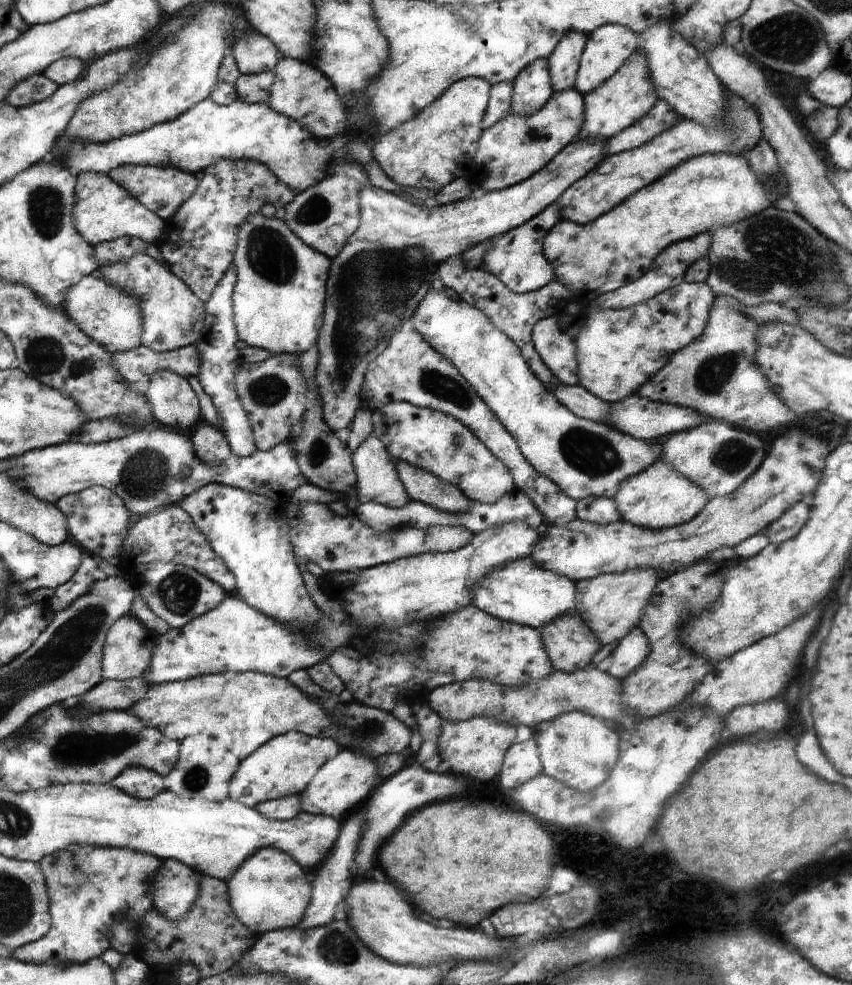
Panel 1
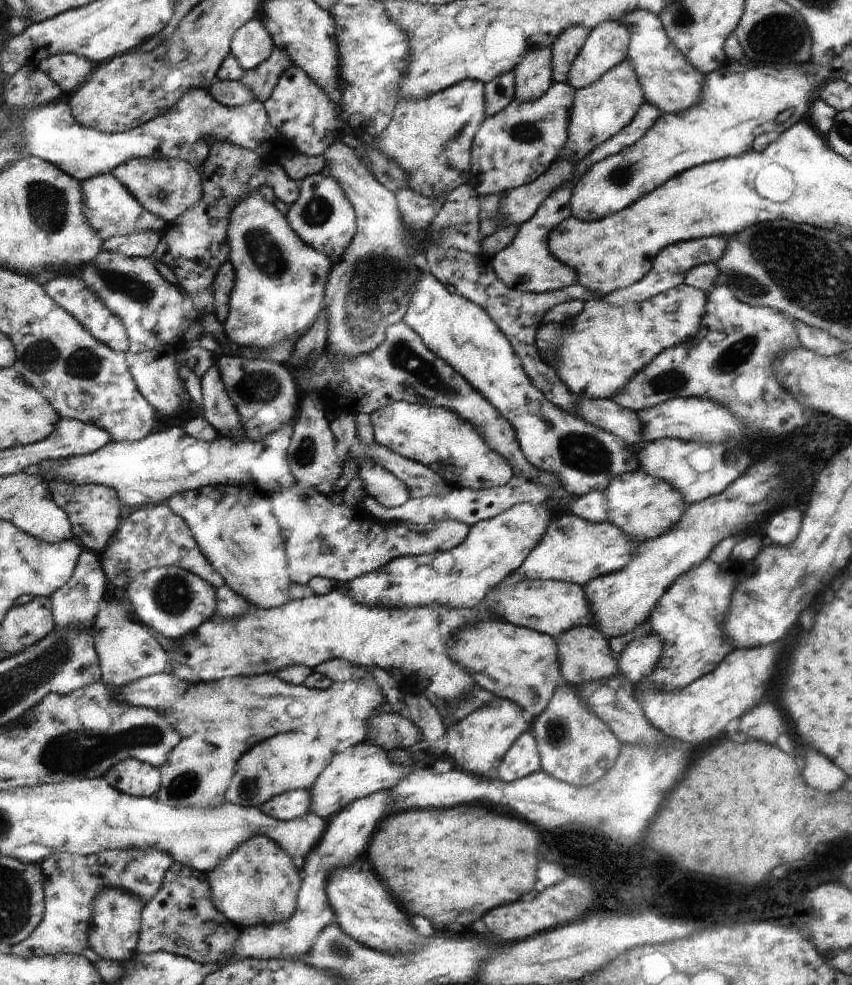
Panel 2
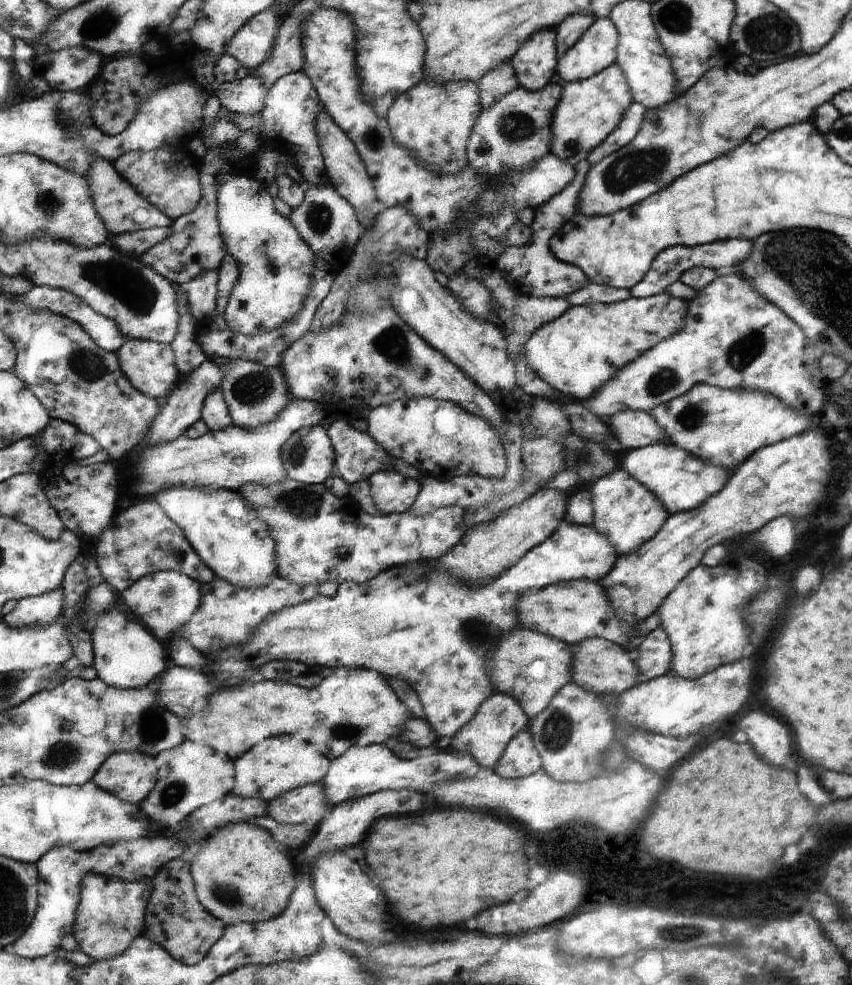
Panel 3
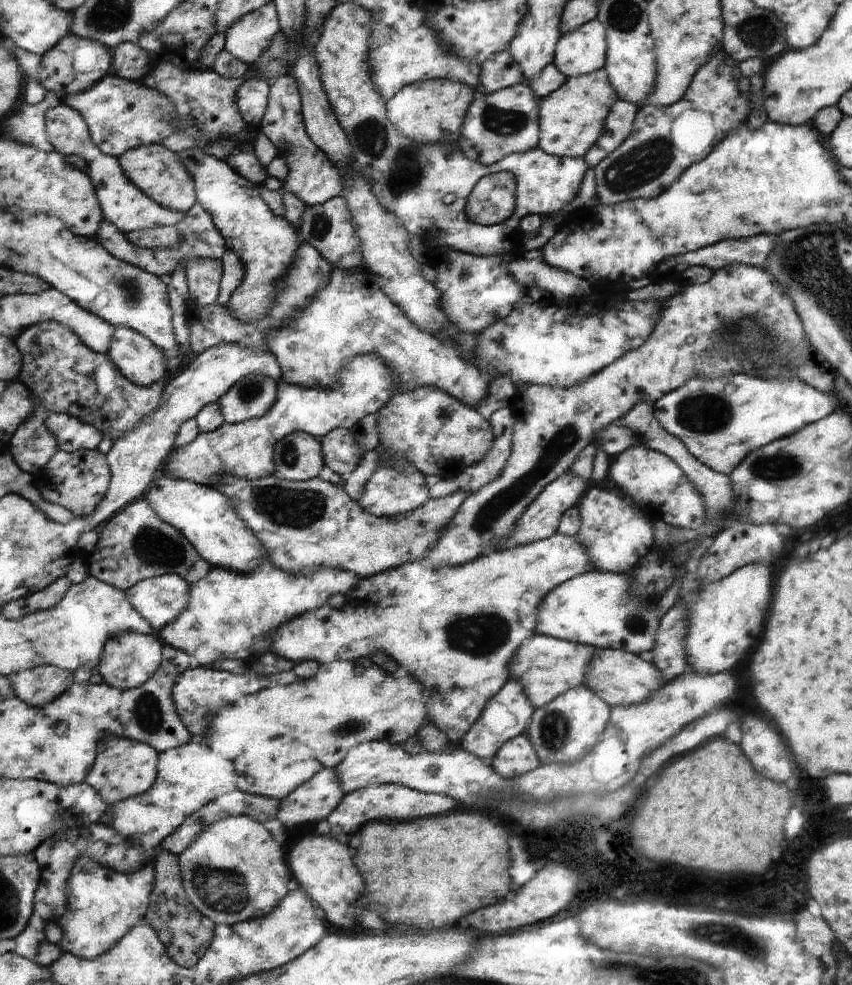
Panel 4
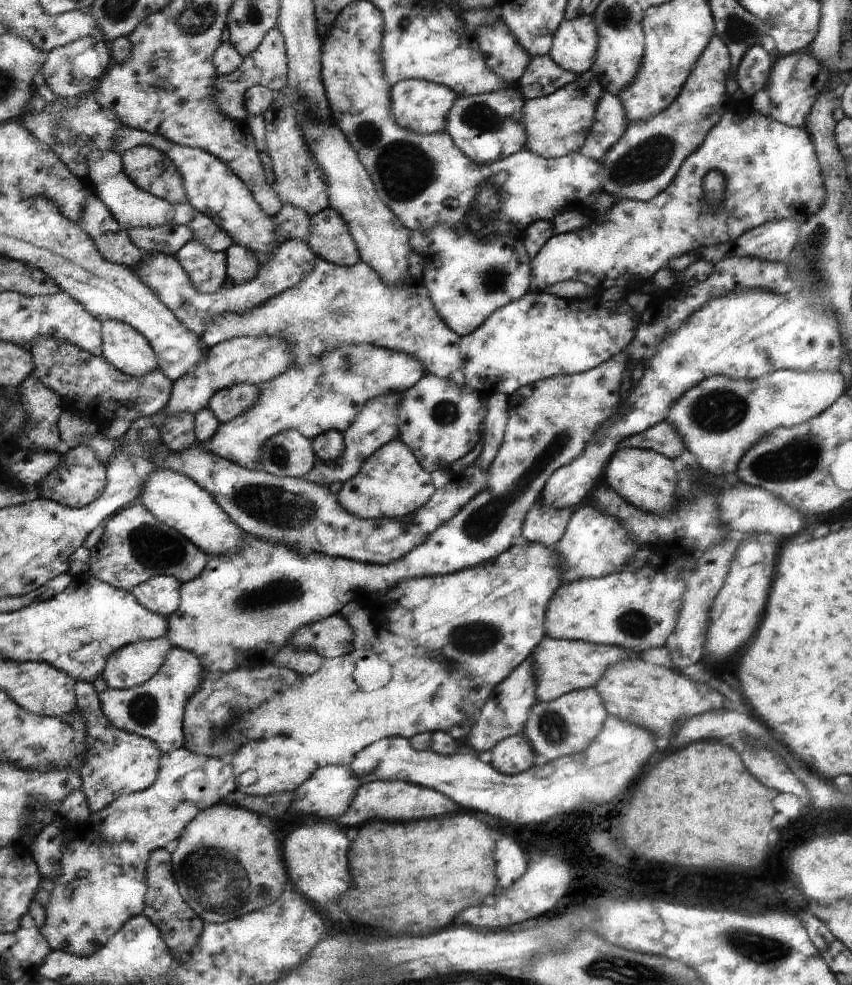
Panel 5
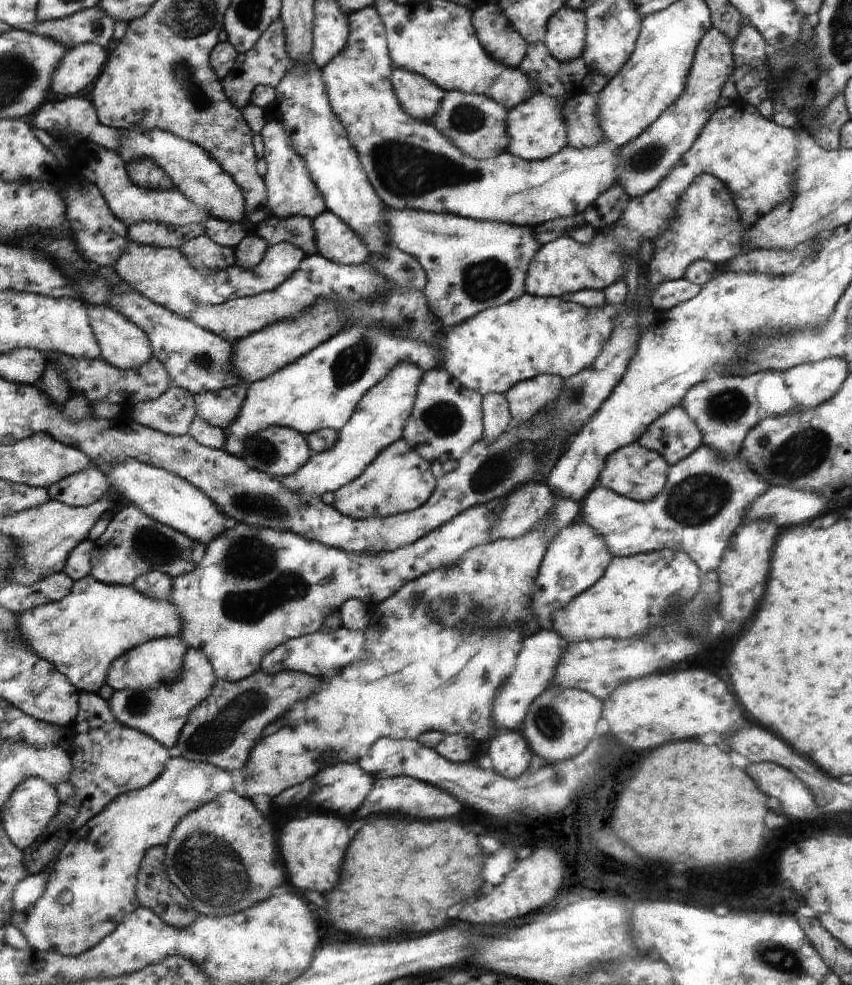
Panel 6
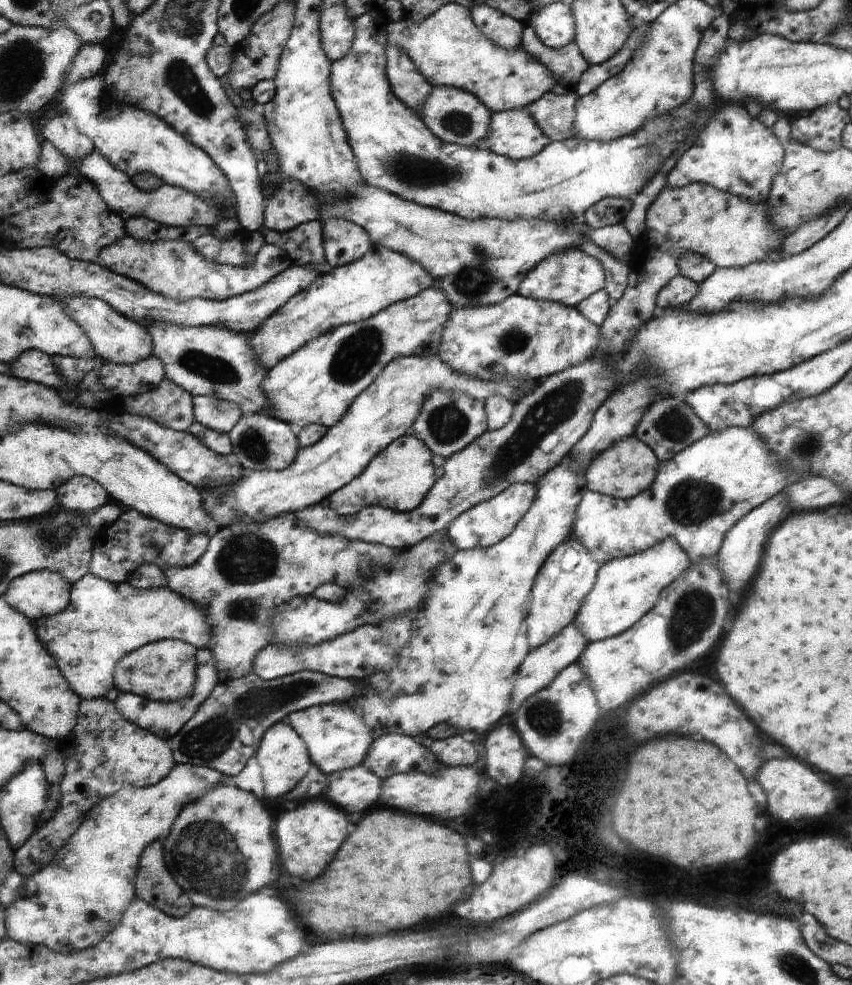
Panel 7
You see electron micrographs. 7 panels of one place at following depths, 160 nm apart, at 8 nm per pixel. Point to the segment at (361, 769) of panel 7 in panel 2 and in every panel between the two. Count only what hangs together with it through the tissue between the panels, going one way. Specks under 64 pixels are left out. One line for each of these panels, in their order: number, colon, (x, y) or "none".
2: (292, 804)
3: (309, 803)
4: (318, 798)
5: (329, 792)
6: (342, 788)

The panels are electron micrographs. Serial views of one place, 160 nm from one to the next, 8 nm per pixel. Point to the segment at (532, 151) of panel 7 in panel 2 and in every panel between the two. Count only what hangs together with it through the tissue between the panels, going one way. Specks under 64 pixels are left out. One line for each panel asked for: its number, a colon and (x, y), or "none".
2: (601, 110)
3: (589, 110)
4: (572, 118)
5: (557, 124)
6: (537, 129)

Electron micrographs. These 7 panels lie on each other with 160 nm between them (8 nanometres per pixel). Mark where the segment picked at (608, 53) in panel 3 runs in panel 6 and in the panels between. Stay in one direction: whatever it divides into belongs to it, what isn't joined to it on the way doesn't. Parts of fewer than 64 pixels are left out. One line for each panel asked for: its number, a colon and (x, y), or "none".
4: (583, 51)
5: (574, 48)
6: (565, 36)

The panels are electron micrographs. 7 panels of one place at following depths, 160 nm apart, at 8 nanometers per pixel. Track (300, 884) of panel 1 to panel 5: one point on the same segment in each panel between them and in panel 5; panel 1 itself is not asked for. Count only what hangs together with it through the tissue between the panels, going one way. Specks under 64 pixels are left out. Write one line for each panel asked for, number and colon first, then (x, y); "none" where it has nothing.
2: (257, 884)
3: (241, 876)
4: (234, 872)
5: (226, 864)

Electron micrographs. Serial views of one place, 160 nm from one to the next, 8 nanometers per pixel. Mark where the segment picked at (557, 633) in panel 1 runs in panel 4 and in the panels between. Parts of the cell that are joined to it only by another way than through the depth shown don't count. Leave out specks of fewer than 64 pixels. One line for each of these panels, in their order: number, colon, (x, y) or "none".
2: (584, 654)
3: (598, 665)
4: (619, 677)

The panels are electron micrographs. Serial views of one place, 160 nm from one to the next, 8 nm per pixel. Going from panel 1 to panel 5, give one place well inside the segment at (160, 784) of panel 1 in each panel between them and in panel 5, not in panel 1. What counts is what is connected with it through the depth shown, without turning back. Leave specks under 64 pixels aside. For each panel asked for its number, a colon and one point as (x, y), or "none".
2: (140, 779)
3: (131, 776)
4: (124, 768)
5: (116, 762)

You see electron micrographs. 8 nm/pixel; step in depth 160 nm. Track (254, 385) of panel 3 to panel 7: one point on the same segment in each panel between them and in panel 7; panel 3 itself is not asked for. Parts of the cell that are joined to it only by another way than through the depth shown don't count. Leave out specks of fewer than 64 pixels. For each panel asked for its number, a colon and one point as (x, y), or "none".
4: (252, 397)
5: (228, 404)
6: (222, 407)
7: (220, 415)

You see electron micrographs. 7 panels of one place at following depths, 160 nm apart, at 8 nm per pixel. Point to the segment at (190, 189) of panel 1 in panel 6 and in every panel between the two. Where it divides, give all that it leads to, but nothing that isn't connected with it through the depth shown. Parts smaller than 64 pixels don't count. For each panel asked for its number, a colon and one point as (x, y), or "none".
2: (168, 187)
3: (173, 185)
4: (157, 171)
5: (152, 170)
6: (146, 173)

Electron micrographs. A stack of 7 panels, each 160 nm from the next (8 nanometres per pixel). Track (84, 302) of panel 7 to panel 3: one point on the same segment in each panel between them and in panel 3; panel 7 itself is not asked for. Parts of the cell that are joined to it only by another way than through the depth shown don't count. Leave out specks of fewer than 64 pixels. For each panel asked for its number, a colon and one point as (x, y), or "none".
3: (151, 373)
4: (137, 357)
5: (129, 350)
6: (124, 344)

